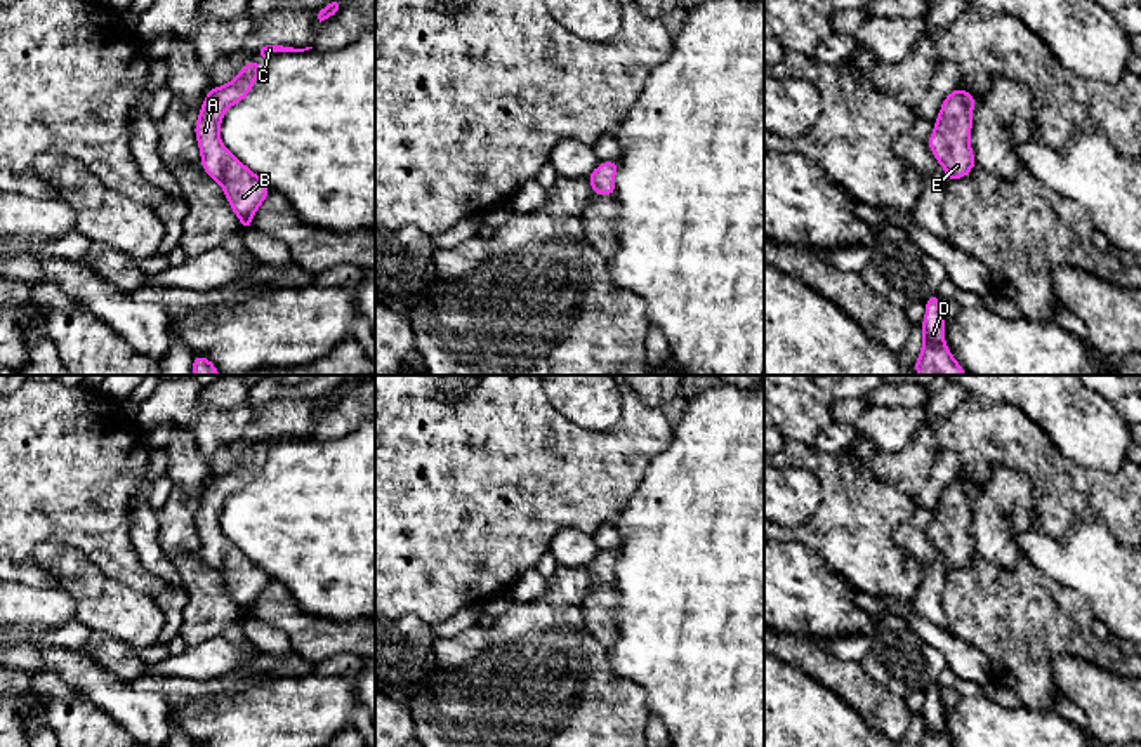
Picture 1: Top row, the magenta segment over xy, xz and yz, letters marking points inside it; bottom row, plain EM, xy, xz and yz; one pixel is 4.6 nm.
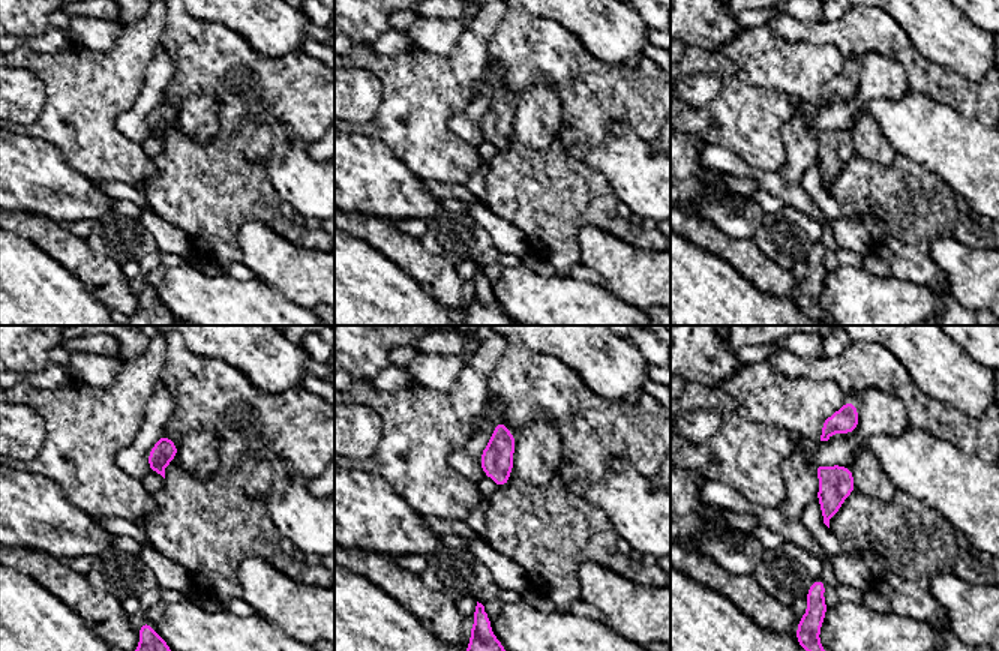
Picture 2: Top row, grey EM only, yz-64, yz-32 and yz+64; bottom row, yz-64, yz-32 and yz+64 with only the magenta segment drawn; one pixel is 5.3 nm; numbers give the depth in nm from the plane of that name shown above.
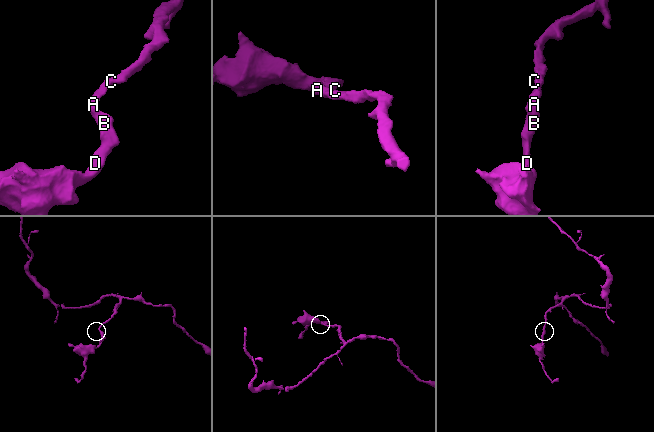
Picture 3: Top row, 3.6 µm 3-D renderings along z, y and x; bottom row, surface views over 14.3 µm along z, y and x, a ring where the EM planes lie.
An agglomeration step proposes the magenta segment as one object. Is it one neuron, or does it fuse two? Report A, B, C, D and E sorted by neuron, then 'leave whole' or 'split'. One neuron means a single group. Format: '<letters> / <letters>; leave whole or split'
A B C D E; leave whole

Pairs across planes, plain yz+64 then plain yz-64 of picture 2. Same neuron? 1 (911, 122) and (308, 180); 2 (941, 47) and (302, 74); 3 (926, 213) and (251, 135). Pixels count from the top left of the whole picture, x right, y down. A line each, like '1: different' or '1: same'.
1: same
2: different
3: same

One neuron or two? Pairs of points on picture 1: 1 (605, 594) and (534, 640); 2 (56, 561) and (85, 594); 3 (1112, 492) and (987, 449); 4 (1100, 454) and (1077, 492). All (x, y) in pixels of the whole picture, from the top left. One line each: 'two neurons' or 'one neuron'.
1: two neurons
2: one neuron
3: one neuron
4: two neurons

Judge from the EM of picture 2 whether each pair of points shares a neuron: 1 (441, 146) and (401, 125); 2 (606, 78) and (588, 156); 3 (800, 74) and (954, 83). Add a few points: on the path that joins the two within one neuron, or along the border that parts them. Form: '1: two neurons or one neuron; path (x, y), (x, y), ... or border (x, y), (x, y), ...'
1: one neuron; path (431, 146), (411, 128)
2: two neurons; border (617, 122), (599, 144), (561, 126)
3: two neurons; border (816, 44), (833, 44), (848, 63)

